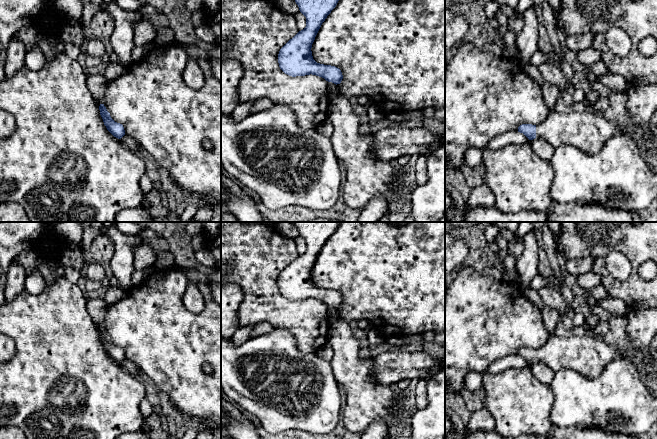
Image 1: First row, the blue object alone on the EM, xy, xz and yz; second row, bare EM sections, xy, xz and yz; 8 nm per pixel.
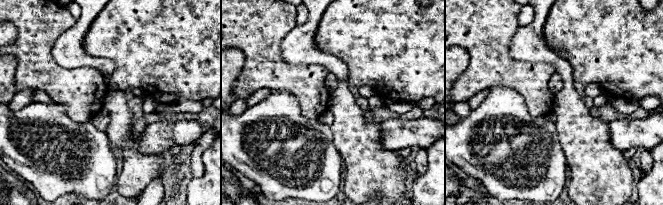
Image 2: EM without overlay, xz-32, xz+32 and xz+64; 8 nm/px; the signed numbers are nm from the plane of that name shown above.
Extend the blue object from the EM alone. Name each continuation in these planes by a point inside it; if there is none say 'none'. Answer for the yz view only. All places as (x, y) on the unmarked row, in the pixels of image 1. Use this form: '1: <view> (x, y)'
1: yz (587, 355)

